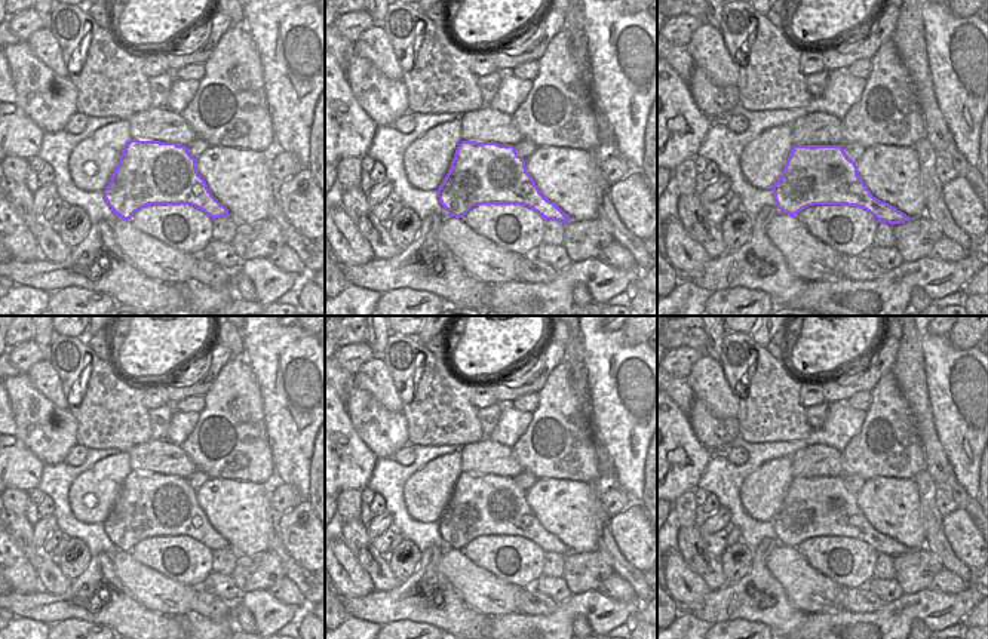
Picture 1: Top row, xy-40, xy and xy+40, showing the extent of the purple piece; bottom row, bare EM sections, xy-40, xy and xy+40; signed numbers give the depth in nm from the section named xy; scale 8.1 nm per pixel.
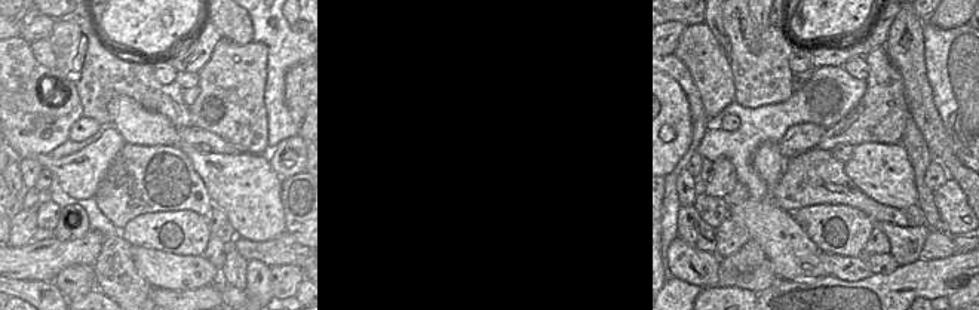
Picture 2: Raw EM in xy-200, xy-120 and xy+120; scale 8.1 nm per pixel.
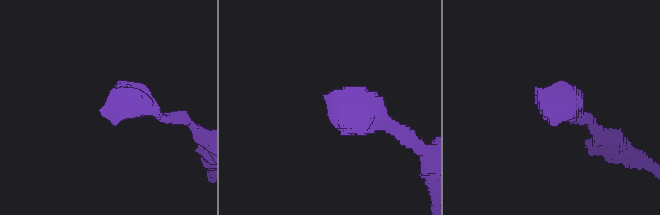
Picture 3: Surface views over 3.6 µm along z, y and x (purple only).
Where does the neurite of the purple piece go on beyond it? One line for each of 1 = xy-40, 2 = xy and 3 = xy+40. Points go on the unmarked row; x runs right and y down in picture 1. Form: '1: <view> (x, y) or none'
1: none
2: none
3: none

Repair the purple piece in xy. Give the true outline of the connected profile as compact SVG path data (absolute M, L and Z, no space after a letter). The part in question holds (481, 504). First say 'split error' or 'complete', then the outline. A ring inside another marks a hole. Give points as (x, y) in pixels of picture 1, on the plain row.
complete | M461 473L438 529L455 550L463 550L476 537L524 537L544 552L570 553L540 525L515 479L497 474Z

